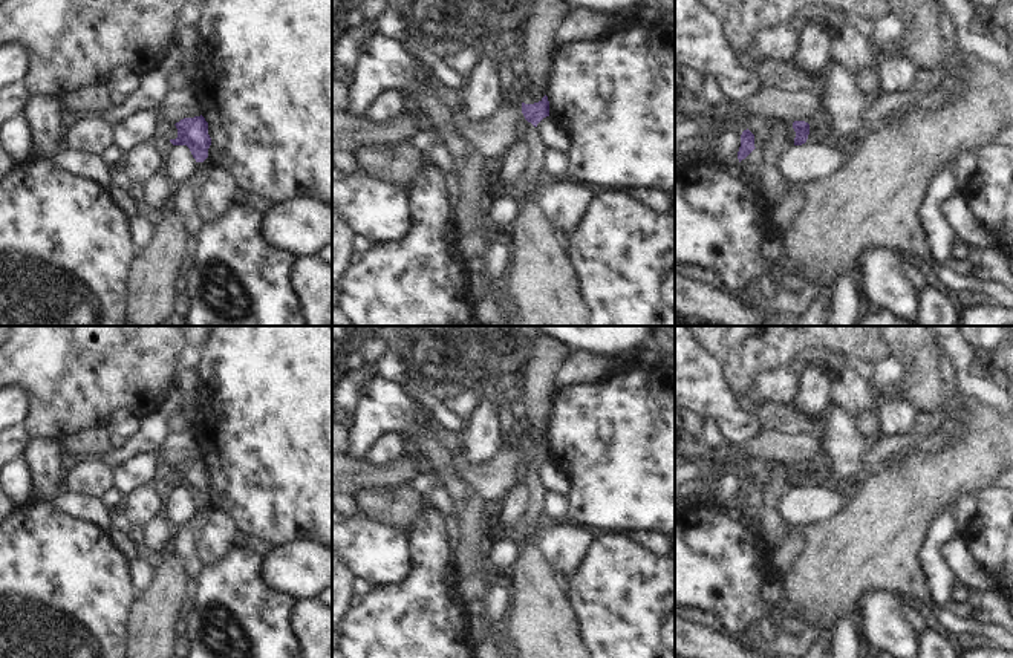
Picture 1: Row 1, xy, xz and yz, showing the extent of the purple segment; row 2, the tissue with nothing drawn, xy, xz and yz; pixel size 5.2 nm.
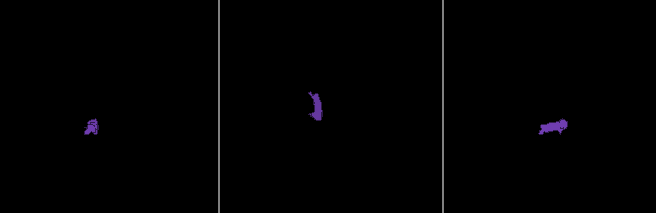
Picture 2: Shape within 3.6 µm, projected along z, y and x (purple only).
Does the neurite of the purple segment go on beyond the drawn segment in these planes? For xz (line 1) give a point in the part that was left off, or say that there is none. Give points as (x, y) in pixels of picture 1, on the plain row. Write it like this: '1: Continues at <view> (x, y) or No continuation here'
1: No continuation here.

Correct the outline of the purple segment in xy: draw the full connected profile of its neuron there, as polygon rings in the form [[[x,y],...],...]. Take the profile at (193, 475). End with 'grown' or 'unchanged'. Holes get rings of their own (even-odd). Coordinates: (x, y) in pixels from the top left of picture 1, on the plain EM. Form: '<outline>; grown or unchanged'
[[[202,458],[184,461],[174,468],[178,471],[178,480],[170,482],[170,485],[173,488],[187,488],[196,505],[204,505],[208,500],[208,491],[211,488],[205,461]]]; unchanged

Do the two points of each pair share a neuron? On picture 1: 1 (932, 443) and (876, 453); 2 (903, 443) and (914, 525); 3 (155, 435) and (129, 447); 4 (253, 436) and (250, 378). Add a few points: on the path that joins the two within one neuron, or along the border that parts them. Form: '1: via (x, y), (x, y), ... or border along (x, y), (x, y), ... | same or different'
1: via (918, 443), (902, 443), (889, 447) | same
2: border along (940, 449), (906, 450), (889, 461) | different
3: via (149, 436), (135, 446) | same
4: via (251, 423), (251, 392) | same

